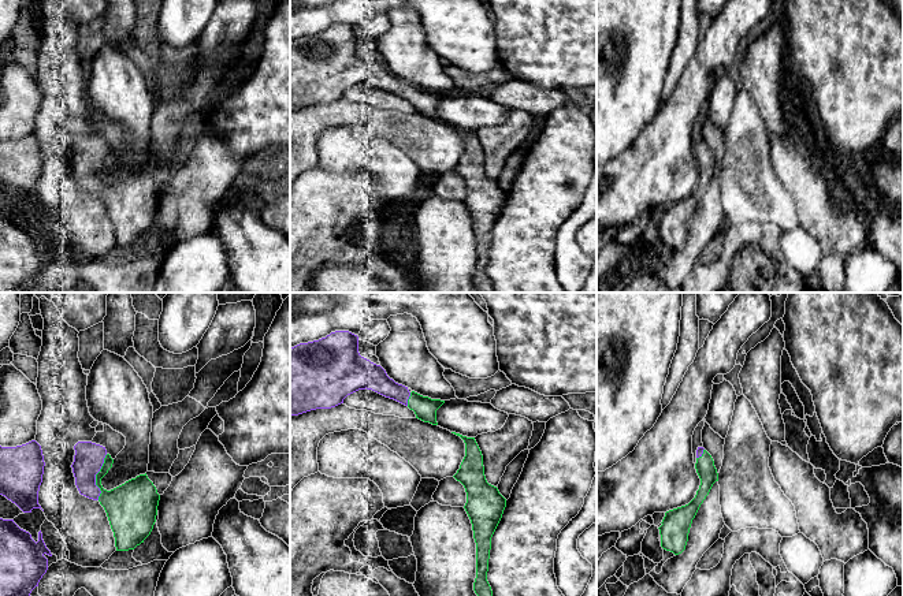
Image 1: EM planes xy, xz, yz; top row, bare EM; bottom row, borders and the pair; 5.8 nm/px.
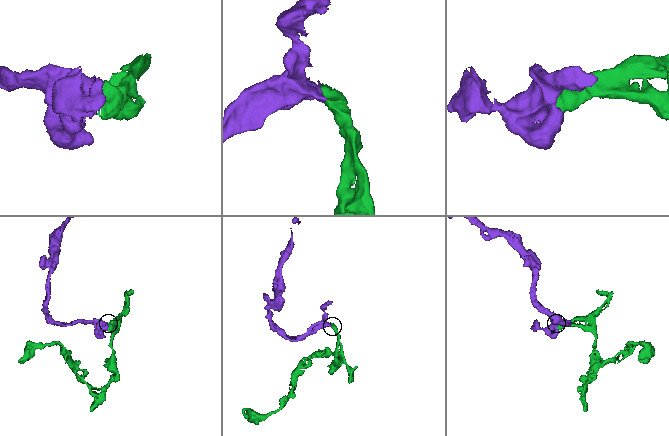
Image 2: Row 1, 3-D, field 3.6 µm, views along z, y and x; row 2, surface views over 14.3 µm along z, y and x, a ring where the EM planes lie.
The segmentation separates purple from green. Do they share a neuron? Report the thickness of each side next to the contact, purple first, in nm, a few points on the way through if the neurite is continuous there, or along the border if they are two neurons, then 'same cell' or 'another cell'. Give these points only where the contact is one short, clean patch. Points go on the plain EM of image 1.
180 nm thick on the purple side, 260 nm on the other; same cell

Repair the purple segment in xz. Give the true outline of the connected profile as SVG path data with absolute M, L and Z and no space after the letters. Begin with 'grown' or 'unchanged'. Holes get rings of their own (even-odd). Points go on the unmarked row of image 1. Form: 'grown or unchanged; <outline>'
grown; M335 25L319 34L300 37L290 42L290 109L298 109L316 103L331 103L358 85L372 83L394 93L415 105L416 112L438 119L436 104L445 97L431 93L390 72L386 64L358 46L358 30L349 25Z

